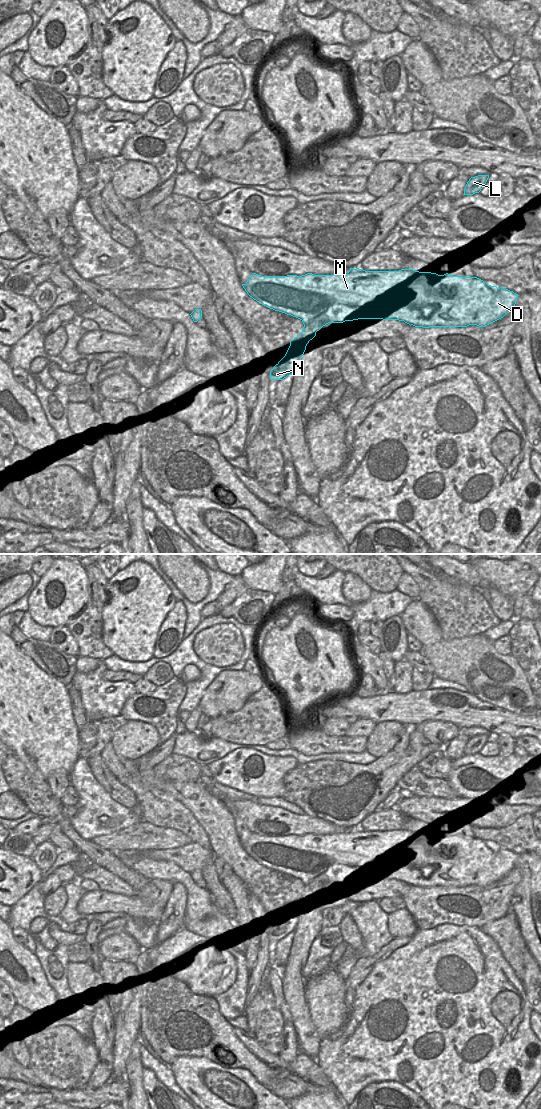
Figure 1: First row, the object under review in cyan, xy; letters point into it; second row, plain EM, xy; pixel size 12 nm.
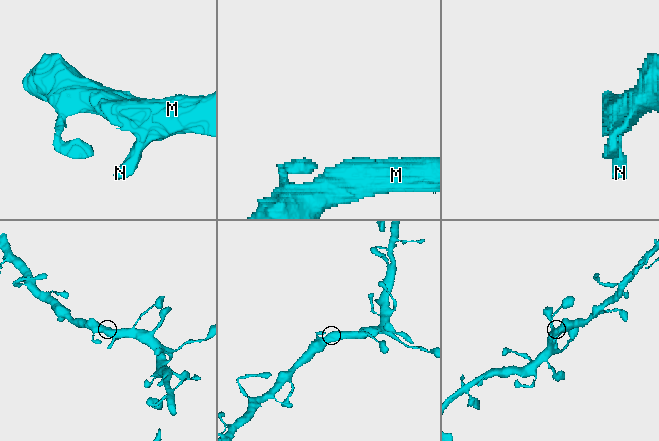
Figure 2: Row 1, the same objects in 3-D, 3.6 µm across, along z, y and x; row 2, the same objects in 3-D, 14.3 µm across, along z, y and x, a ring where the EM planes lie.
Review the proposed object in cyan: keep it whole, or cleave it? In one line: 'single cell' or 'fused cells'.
single cell

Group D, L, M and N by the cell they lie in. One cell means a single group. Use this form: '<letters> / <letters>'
D L M N

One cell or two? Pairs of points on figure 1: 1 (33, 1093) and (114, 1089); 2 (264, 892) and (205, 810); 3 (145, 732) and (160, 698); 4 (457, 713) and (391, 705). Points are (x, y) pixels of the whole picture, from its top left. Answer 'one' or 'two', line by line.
1: one
2: one
3: two
4: one

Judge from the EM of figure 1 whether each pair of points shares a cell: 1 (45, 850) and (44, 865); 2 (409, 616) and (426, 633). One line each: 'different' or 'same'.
1: same
2: same

